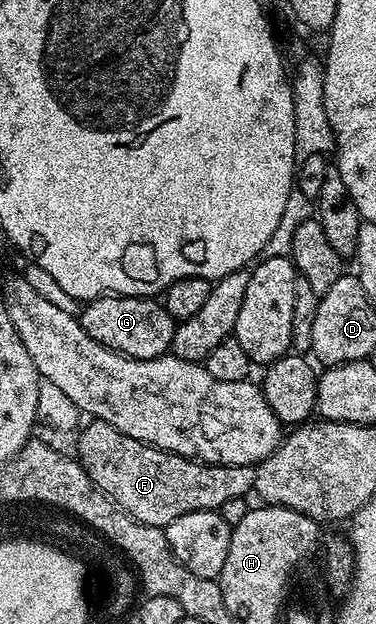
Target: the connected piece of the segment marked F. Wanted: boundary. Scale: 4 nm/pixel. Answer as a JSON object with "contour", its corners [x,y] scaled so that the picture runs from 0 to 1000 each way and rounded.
{"contour":[[[234,671],[207,688],[210,707],[199,718],[210,745],[237,760],[242,771],[266,782],[282,795],[301,798],[311,811],[322,811],[354,832],[378,840],[441,848],[460,830],[481,830],[481,824],[516,821],[566,821],[609,804],[609,798],[657,795],[678,780],[678,750],[662,744],[543,744],[527,737],[505,737],[500,731],[476,731],[468,724],[441,724],[410,718],[402,712],[375,708],[364,702],[343,702],[322,696],[290,676]]]}

